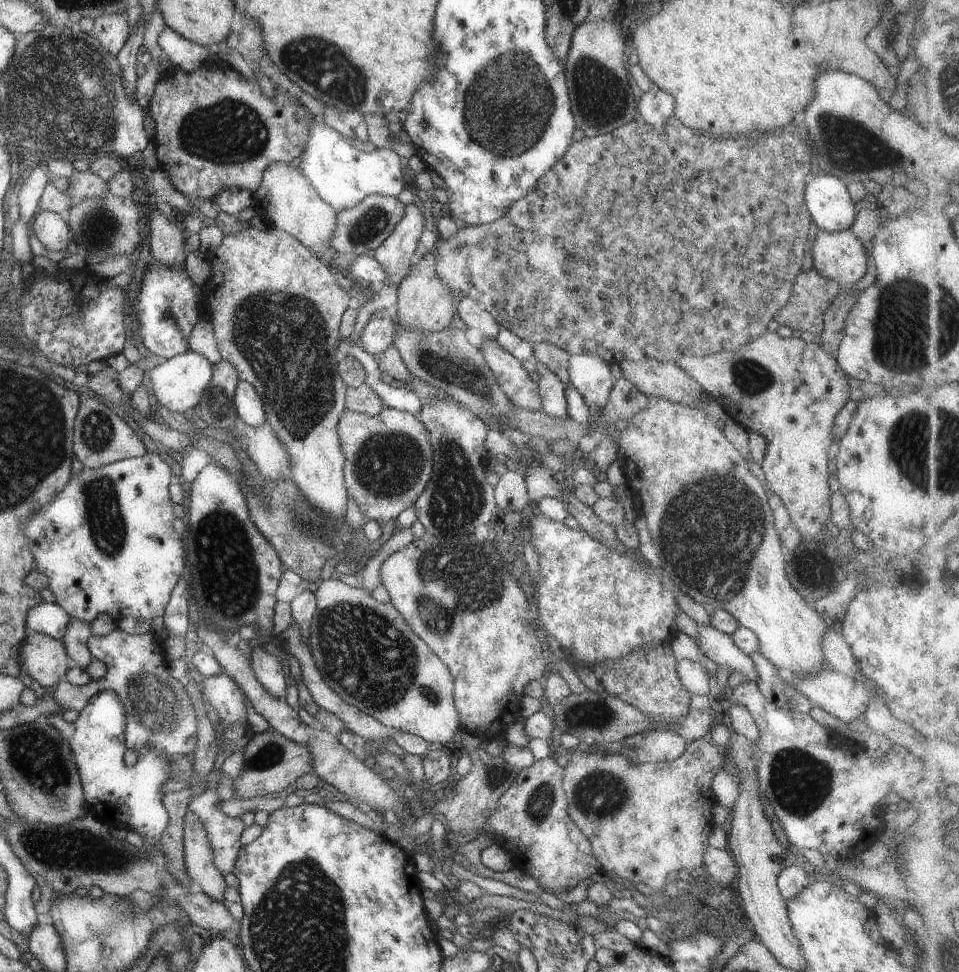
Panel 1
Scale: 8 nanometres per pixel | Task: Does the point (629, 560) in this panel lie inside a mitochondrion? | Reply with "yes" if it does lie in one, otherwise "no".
no

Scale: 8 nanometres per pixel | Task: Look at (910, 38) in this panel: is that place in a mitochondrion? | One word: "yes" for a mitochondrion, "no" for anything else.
no

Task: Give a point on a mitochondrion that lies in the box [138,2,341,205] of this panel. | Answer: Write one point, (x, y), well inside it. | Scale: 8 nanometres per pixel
(229, 132)

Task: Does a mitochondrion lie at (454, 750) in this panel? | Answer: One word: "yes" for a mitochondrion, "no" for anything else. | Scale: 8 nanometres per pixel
no

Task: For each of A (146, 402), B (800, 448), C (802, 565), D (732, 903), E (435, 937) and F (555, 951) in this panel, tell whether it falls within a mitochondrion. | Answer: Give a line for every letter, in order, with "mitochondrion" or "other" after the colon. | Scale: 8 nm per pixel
A: other
B: other
C: other
D: other
E: other
F: mitochondrion

